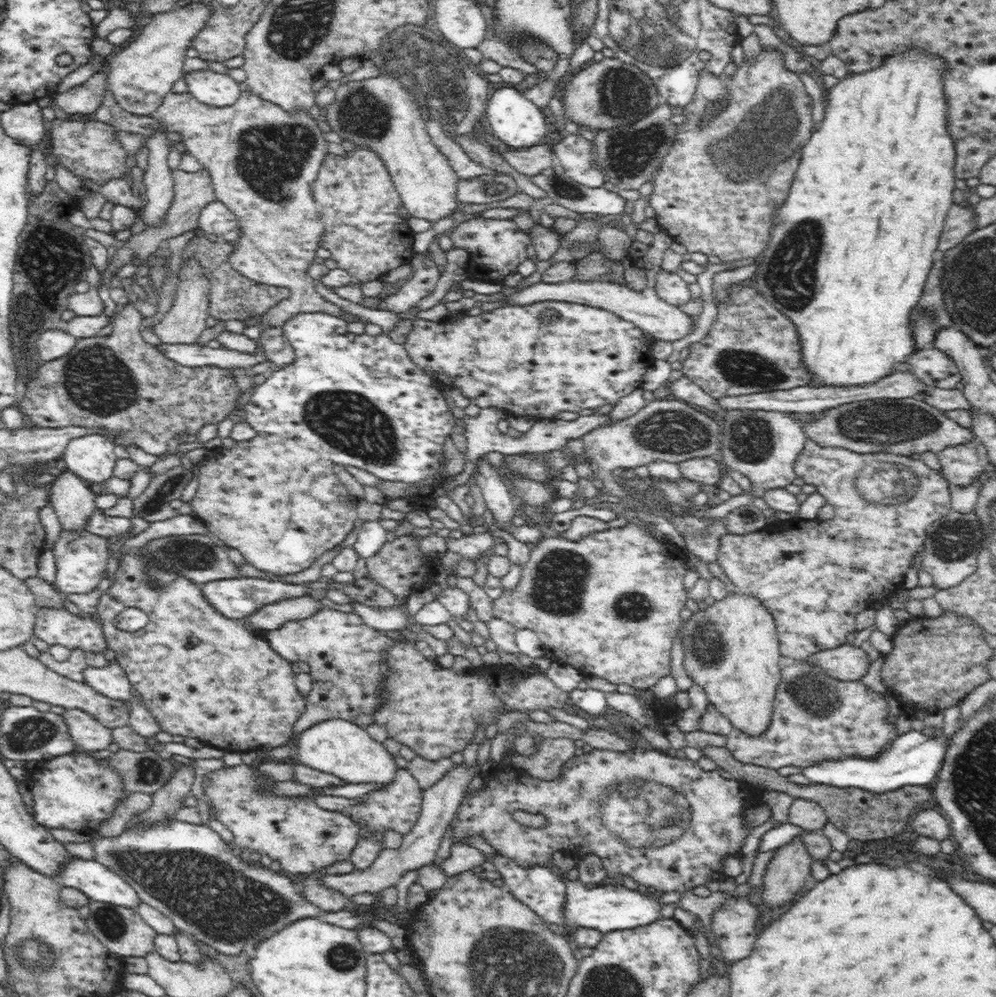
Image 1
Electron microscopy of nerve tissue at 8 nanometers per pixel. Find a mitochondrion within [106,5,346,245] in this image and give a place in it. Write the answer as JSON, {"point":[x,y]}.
{"point":[270,158]}

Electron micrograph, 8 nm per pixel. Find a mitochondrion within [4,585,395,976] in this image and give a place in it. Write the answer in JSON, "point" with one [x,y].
{"point":[222,904]}

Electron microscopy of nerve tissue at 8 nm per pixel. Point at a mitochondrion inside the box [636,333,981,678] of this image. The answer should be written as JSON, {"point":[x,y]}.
{"point":[885,488]}

